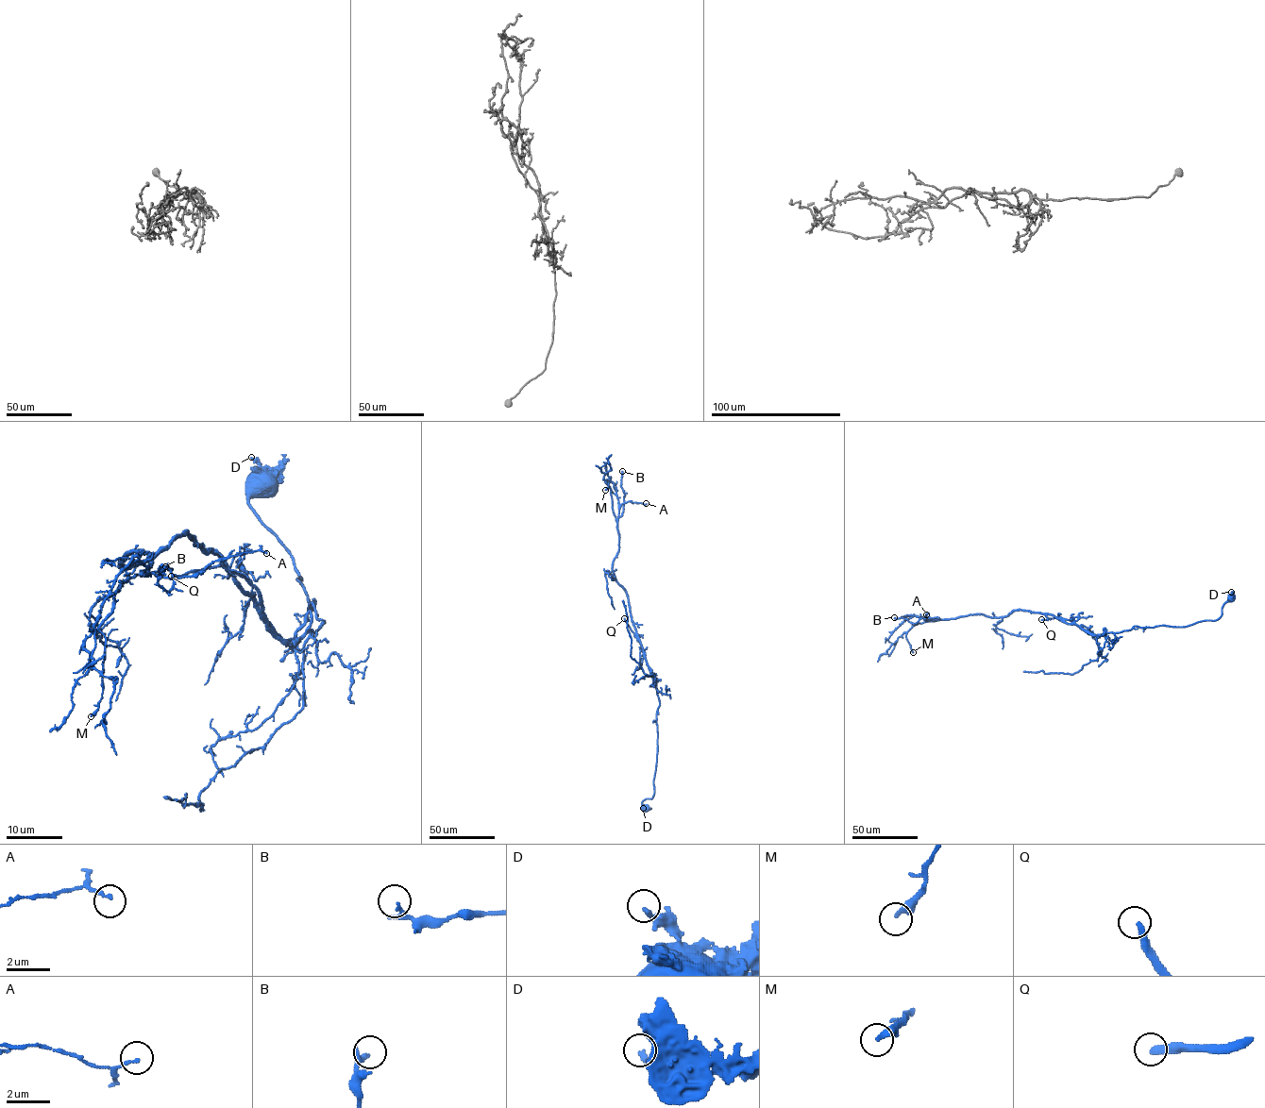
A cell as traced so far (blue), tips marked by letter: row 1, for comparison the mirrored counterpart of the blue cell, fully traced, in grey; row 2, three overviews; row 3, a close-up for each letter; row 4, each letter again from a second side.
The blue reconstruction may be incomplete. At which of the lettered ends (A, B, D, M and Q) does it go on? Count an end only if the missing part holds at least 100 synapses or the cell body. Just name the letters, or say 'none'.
Q

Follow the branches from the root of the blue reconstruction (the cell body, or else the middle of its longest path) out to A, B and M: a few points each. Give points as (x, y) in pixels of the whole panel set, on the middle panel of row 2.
A: (645, 808), (642, 801), (654, 793), (660, 701), (628, 595), (612, 565), (618, 549), (620, 505), (646, 503)
B: (645, 808), (642, 801), (654, 793), (660, 701), (628, 595), (612, 568), (623, 510), (622, 471)
M: (645, 808), (642, 801), (654, 793), (660, 701), (628, 595), (613, 571), (619, 535), (608, 483), (605, 490)

